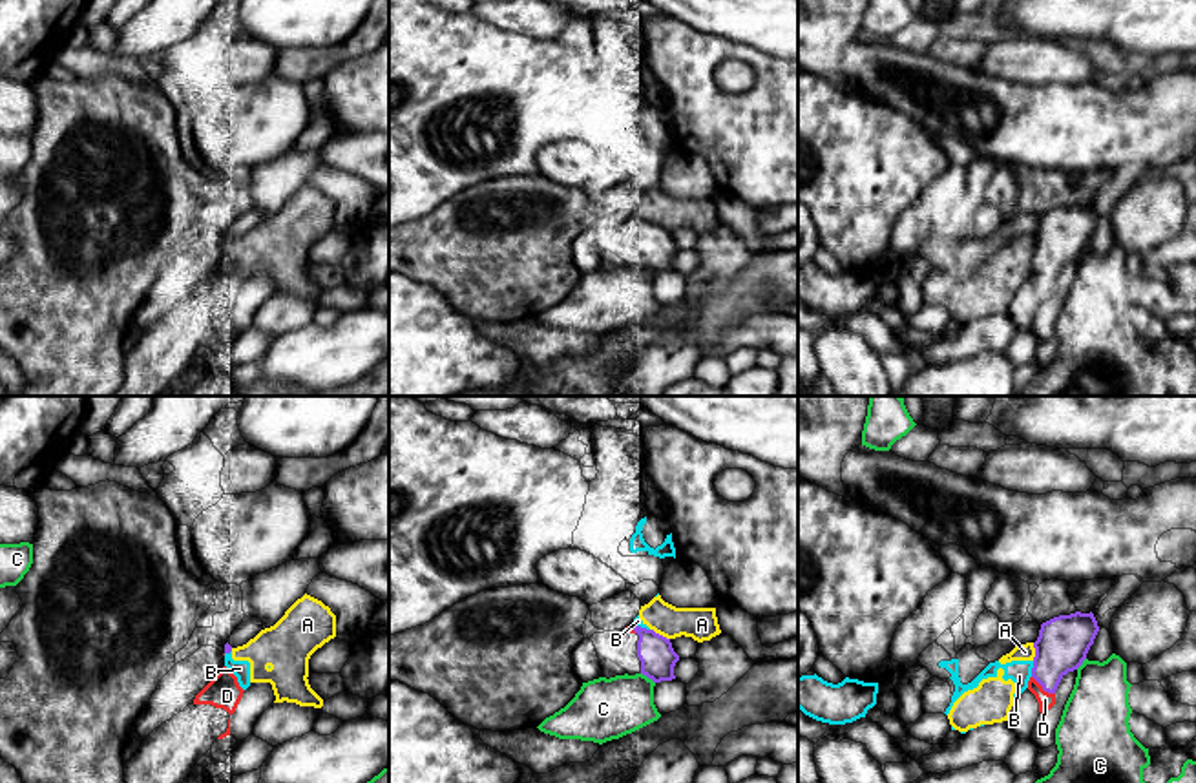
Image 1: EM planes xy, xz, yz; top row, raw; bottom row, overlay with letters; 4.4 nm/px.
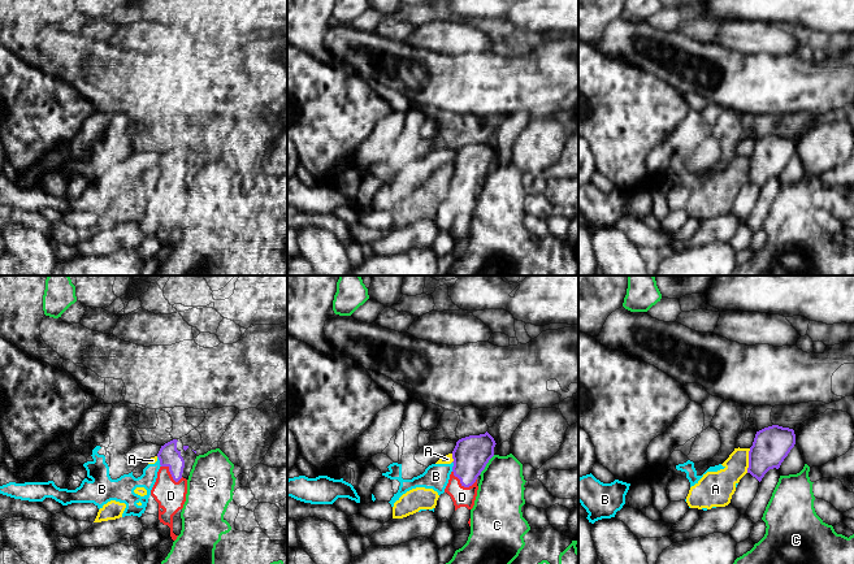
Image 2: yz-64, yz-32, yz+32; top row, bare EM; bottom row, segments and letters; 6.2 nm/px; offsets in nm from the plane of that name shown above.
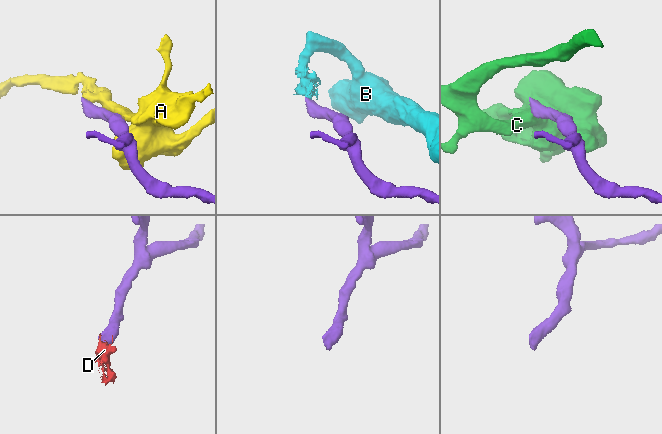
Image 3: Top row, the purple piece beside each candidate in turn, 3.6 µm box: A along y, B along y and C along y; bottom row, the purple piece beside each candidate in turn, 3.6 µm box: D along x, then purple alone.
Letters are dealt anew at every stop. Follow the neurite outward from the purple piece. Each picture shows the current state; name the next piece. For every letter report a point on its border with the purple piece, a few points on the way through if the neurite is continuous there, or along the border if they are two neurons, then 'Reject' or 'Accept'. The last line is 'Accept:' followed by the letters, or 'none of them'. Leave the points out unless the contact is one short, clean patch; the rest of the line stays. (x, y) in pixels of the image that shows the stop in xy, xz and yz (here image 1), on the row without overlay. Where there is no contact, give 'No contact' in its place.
A: Touches purple at xz (658, 225). Reject
B: Touches purple at yz (1032, 260). Reject
C: Touches purple at xz (649, 269). Reject
D: Touches purple at yz (1043, 280). Accept
Accept: D

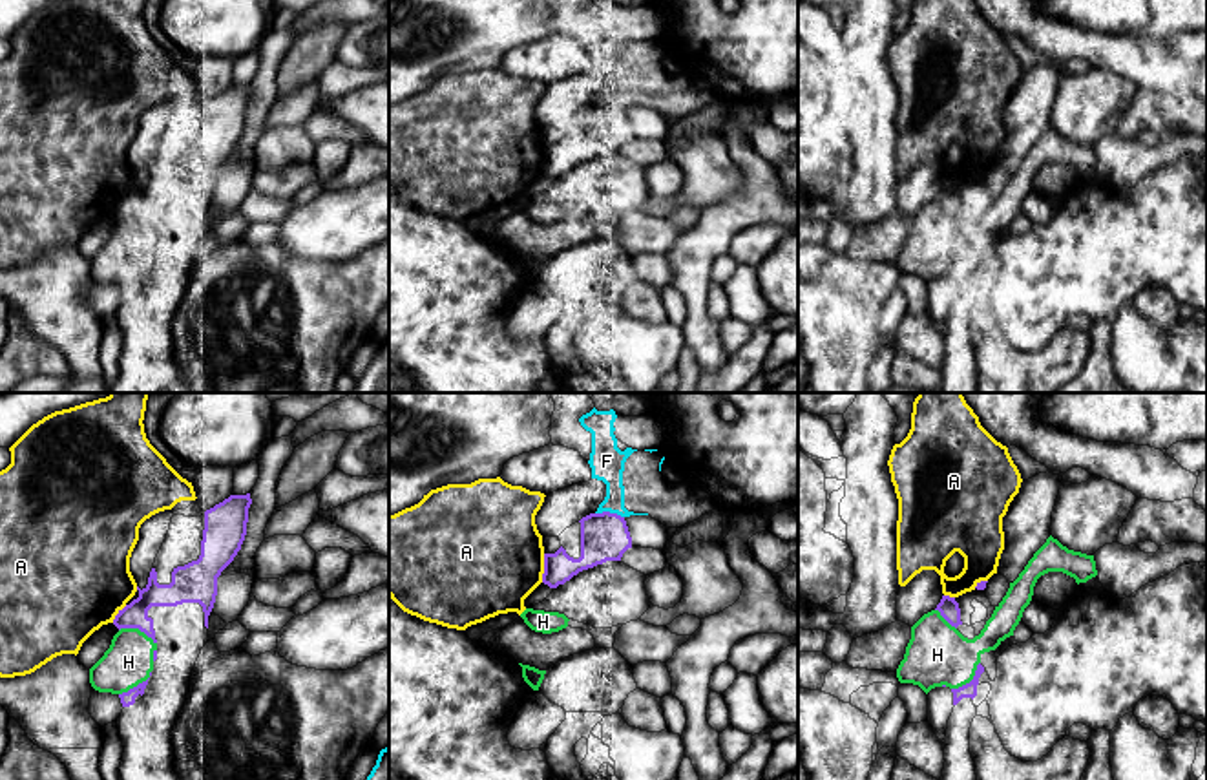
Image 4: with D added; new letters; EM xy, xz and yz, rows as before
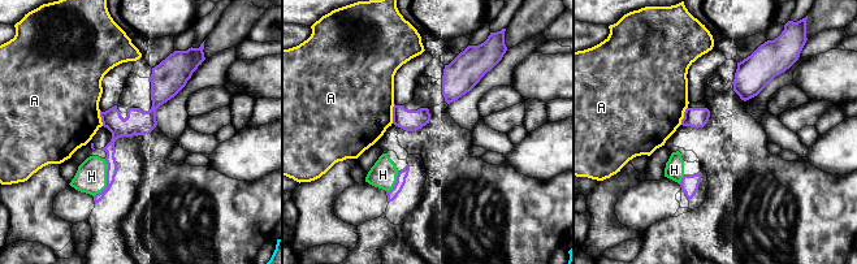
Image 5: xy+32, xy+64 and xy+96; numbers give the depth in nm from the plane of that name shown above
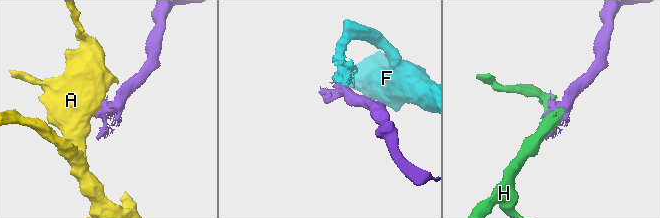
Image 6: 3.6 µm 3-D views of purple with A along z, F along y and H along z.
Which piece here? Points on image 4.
A: Touches purple at xz (545, 159). Boundary: xz (545, 145), (541, 172). Reject
F: Touches purple at xz (608, 103). Reject
H: Touches purple at xy (137, 218). Accept
Accept: H

